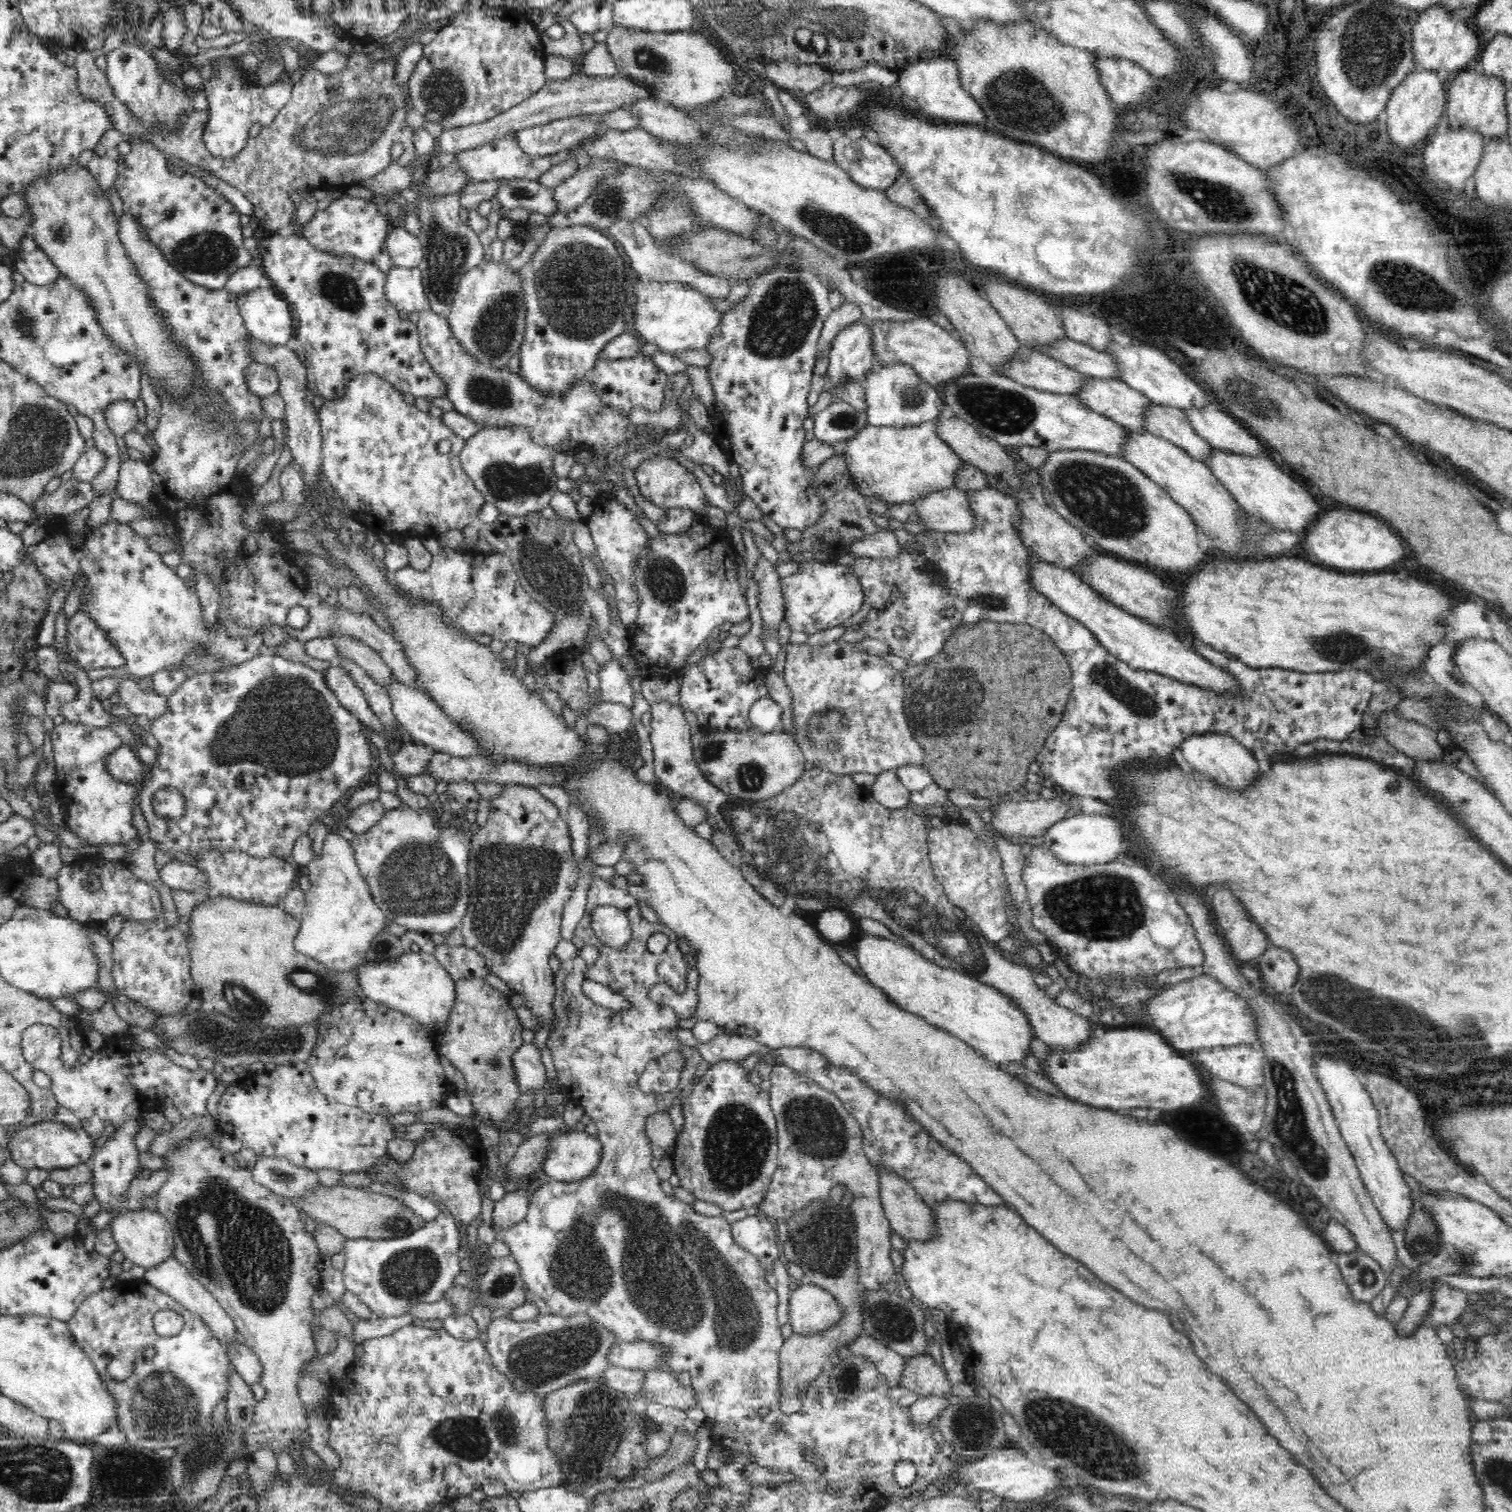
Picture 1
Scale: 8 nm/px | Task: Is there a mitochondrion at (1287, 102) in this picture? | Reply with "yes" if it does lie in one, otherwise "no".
no

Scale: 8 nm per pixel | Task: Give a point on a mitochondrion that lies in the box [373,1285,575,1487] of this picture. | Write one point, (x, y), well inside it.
(472, 1439)

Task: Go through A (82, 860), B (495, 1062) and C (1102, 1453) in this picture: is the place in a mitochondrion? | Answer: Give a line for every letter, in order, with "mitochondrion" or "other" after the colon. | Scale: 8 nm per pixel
A: other
B: mitochondrion
C: mitochondrion

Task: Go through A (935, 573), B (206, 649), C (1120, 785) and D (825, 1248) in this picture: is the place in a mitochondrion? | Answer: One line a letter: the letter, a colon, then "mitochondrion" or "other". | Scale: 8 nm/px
A: mitochondrion
B: mitochondrion
C: other
D: mitochondrion

